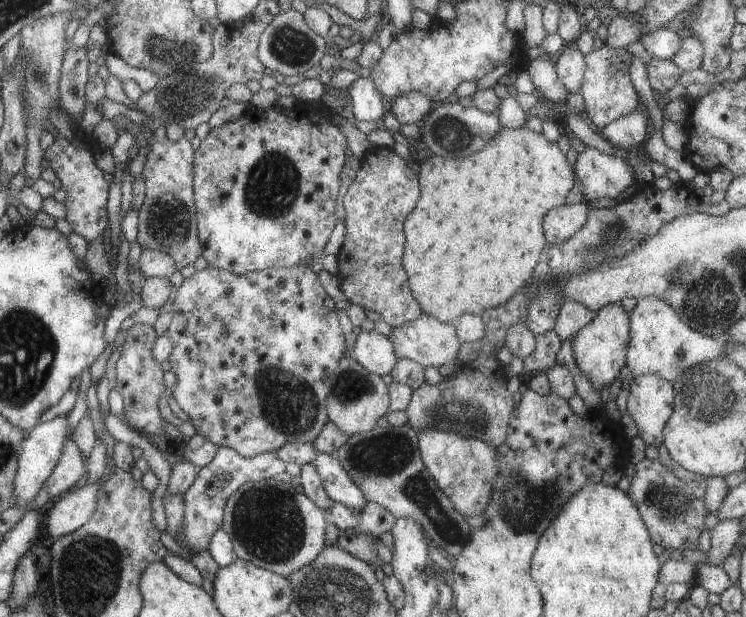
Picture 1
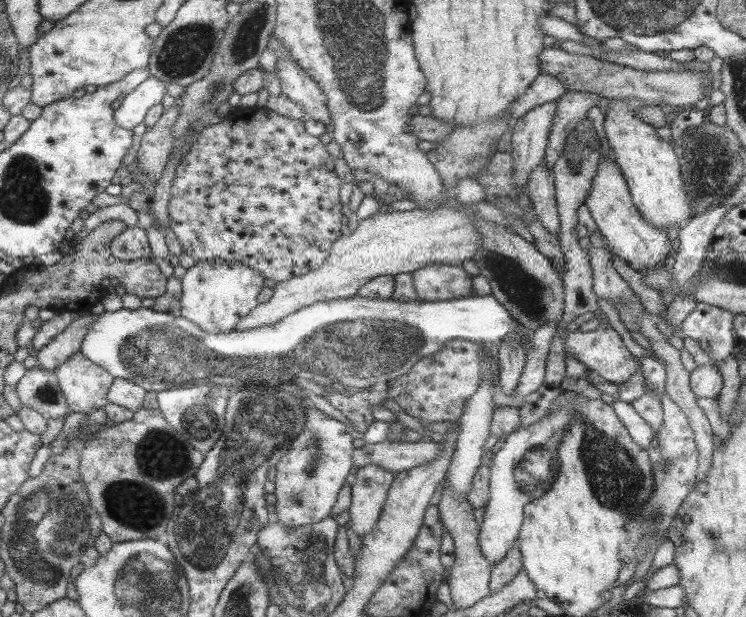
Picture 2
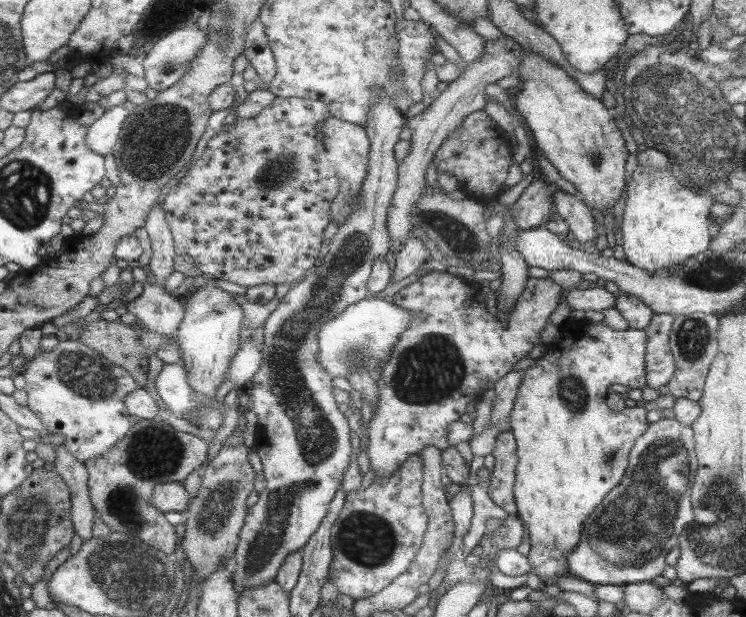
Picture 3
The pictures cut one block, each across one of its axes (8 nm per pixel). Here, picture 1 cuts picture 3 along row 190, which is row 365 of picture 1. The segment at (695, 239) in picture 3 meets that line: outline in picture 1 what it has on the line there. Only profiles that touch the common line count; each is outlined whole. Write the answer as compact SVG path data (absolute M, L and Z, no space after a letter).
M654 296L638 299L631 312L628 359L625 364L635 377L657 375L660 379L673 382L686 369L720 359L725 354L720 338L689 328L676 309Z

